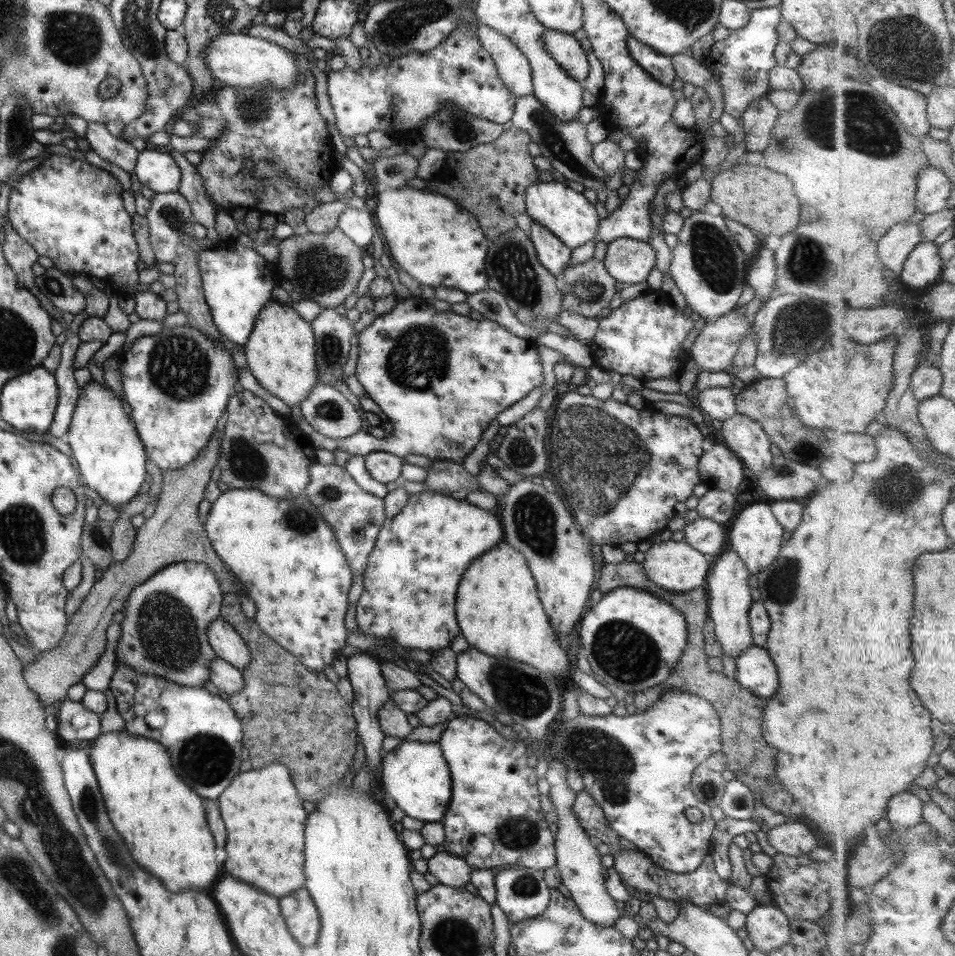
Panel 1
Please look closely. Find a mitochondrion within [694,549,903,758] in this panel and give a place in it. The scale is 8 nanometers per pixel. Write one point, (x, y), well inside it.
(783, 586)

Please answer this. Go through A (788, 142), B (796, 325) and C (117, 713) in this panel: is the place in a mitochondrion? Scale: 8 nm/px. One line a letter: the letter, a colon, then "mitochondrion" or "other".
A: mitochondrion
B: mitochondrion
C: other

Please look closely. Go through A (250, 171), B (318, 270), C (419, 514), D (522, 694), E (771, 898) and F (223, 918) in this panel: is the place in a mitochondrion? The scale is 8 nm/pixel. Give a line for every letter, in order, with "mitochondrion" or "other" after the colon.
A: other
B: mitochondrion
C: other
D: mitochondrion
E: other
F: other

